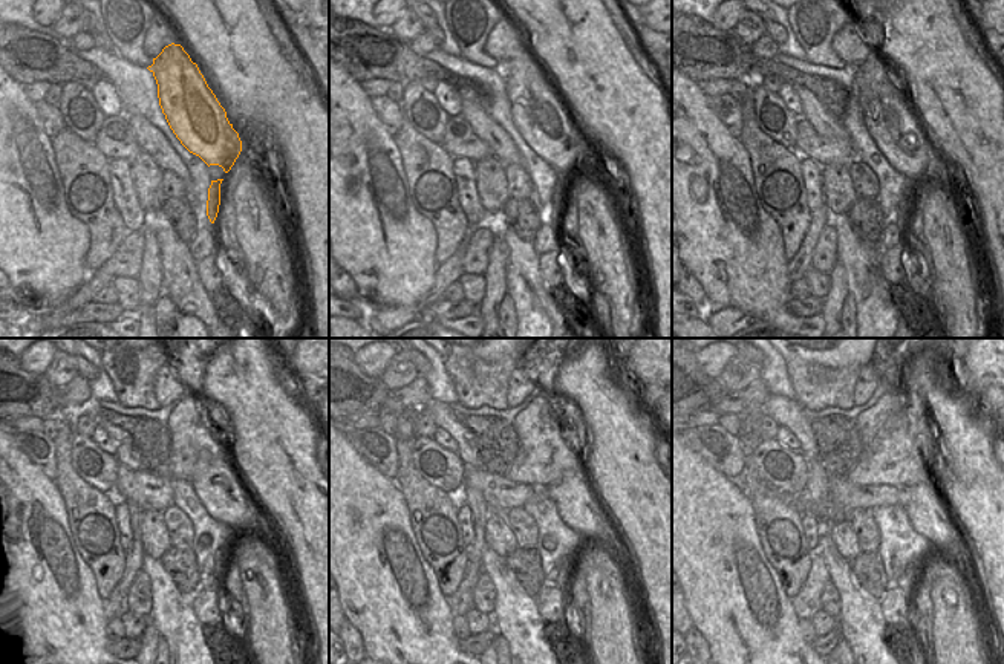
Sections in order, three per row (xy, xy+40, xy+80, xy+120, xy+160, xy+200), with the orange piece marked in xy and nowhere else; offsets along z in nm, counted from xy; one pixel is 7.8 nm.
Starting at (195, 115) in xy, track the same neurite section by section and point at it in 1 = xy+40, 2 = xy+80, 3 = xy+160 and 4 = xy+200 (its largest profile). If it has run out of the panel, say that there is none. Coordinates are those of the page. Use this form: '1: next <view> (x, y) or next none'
1: next xy+40 (542, 120)
2: next xy+80 (889, 121)
3: next xy+160 (577, 505)
4: next xy+200 (929, 514)

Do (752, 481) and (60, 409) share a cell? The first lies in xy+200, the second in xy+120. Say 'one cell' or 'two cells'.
two cells

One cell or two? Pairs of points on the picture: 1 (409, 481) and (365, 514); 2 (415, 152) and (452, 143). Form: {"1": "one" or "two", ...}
{"1": "two", "2": "two"}

